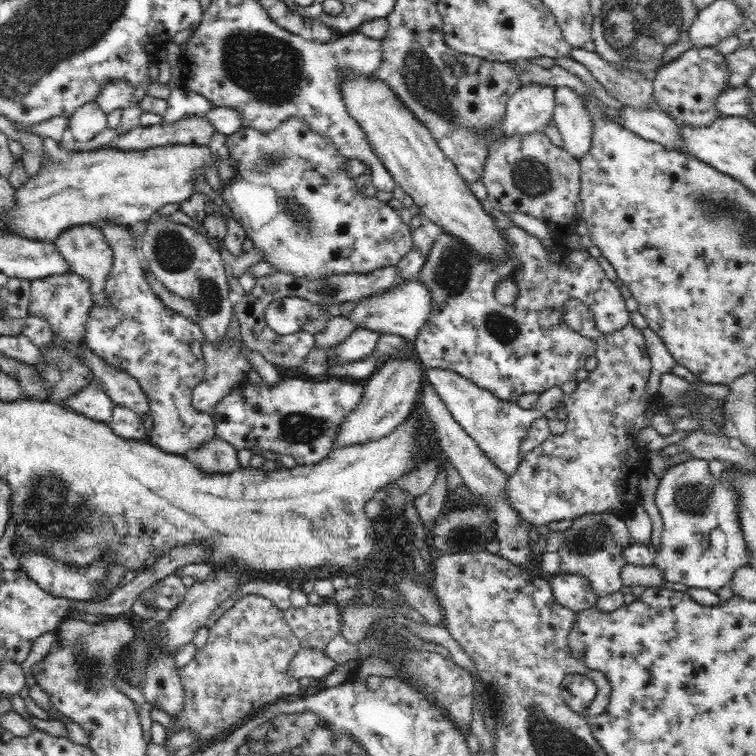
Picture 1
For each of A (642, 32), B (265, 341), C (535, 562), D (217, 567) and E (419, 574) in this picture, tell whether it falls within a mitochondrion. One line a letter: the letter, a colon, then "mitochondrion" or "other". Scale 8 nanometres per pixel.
A: mitochondrion
B: other
C: other
D: other
E: other

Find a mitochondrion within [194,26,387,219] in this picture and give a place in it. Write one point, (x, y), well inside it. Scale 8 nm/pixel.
(271, 70)

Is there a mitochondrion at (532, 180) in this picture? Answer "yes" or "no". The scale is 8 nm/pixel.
yes

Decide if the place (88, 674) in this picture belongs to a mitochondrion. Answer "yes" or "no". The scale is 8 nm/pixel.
yes

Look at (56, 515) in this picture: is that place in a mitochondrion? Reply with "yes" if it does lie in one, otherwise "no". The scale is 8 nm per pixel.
yes

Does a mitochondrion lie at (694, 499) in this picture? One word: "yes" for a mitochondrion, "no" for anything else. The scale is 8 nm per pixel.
yes

